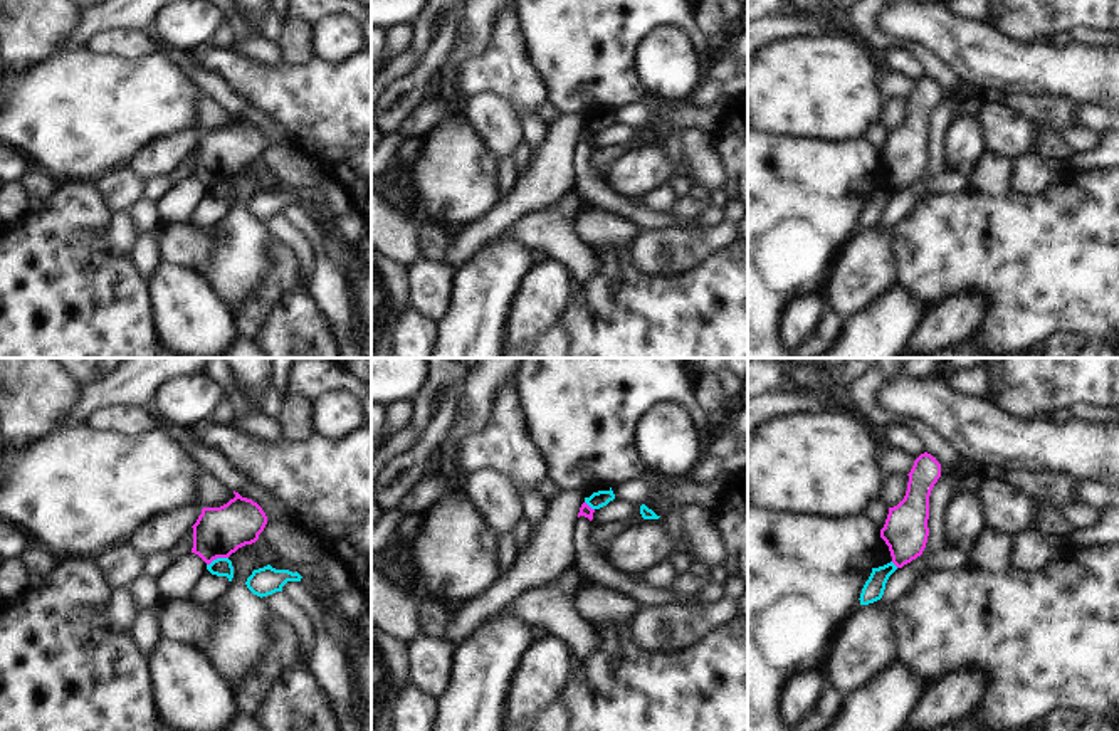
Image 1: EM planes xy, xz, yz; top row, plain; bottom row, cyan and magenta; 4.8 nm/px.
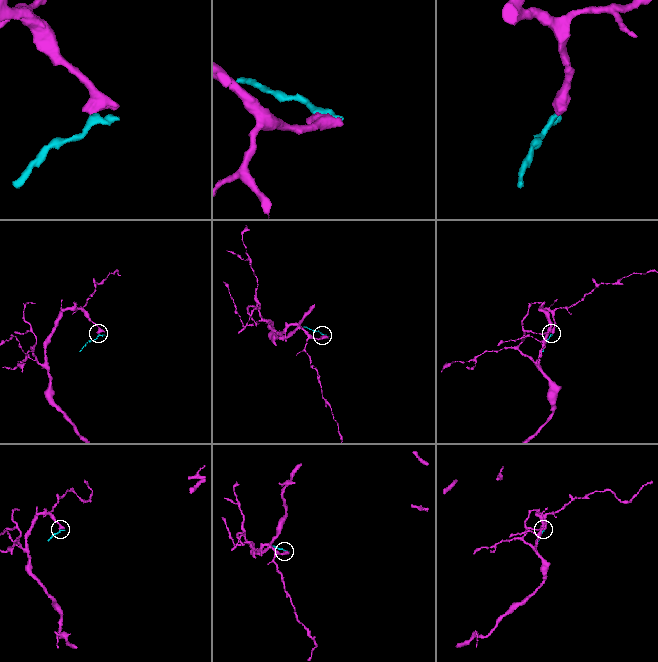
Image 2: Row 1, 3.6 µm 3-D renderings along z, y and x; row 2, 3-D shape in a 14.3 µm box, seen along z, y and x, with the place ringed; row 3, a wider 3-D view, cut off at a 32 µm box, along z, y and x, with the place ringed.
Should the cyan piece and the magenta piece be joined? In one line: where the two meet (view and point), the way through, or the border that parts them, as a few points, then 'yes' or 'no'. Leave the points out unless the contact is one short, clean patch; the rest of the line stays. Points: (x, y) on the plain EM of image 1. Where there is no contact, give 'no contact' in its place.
contact xy (217, 182); border xy (227, 180), (217, 180), (207, 189); no

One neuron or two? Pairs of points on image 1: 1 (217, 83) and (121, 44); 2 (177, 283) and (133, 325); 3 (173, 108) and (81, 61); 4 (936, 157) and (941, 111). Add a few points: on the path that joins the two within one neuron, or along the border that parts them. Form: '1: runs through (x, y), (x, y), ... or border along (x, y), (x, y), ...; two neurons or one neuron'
1: border along (143, 31), (155, 51); two neurons
2: border along (147, 281), (150, 316), (155, 335), (160, 340); two neurons
3: runs through (150, 101), (121, 101), (105, 84); one neuron
4: runs through (936, 145), (940, 123); one neuron

